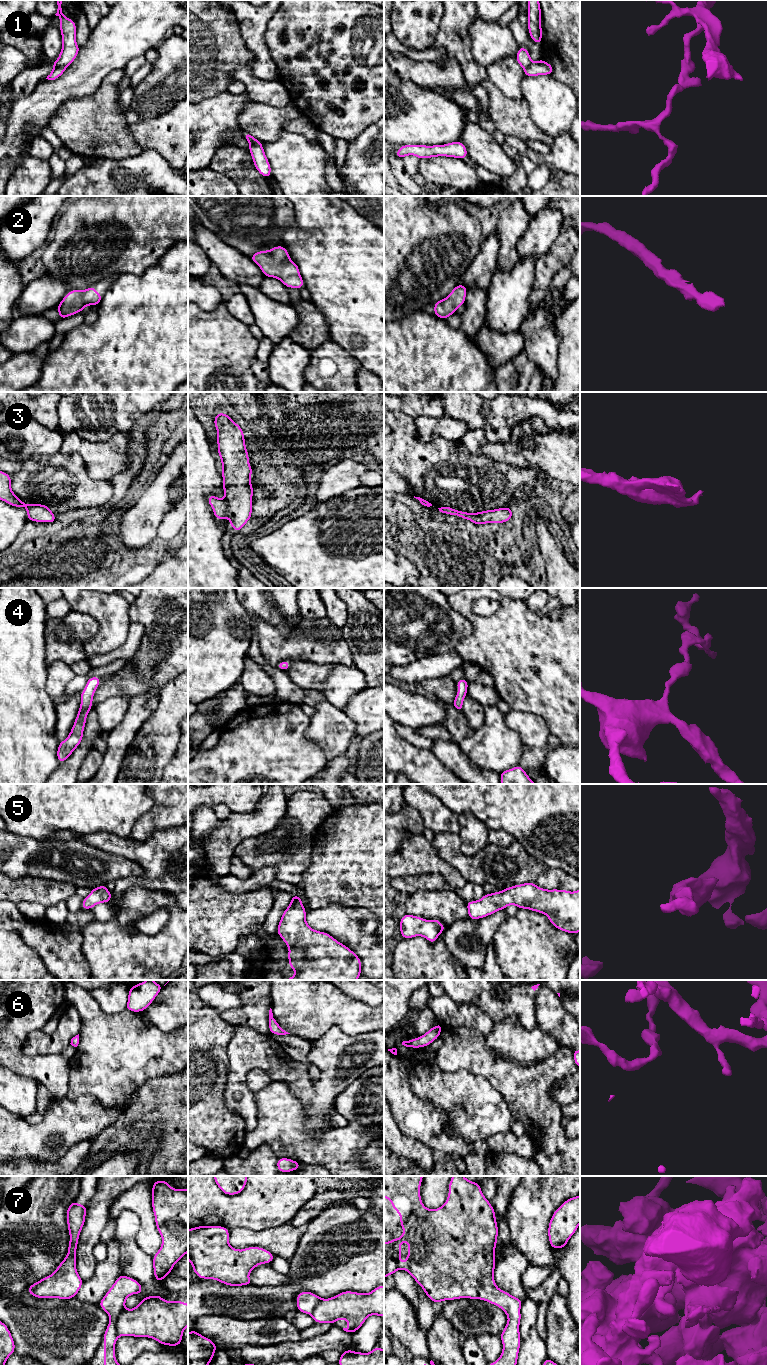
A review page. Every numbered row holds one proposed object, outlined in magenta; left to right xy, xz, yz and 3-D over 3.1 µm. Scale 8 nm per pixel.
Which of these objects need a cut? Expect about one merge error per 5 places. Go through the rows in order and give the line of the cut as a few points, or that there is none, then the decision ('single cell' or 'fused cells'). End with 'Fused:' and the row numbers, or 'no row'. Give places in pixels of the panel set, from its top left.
1: cut xz (249, 141), (261, 144); fused cells
2: cut none; single cell
3: cut none; single cell
4: cut none; single cell
5: cut none; single cell
6: cut none; single cell
7: cut none; single cell
Fused: 1

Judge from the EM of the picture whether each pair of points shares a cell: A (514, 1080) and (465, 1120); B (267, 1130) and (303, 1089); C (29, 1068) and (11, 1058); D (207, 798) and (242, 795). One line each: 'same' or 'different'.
A: different
B: different
C: same
D: same

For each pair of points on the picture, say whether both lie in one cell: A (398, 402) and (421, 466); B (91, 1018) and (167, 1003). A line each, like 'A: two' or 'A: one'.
A: two
B: two

